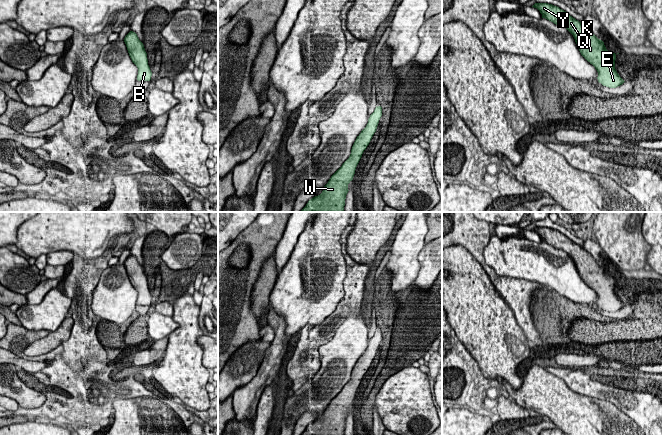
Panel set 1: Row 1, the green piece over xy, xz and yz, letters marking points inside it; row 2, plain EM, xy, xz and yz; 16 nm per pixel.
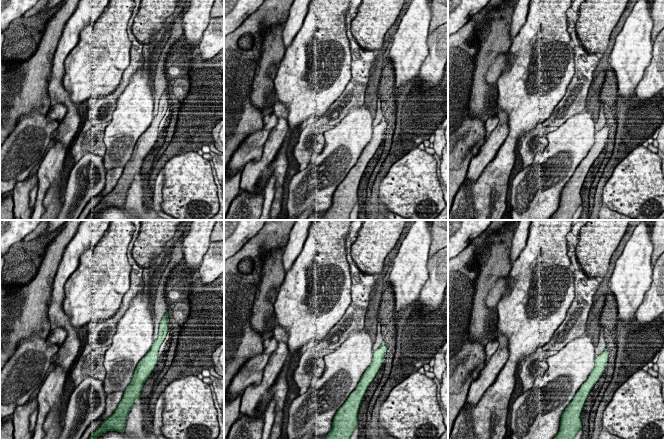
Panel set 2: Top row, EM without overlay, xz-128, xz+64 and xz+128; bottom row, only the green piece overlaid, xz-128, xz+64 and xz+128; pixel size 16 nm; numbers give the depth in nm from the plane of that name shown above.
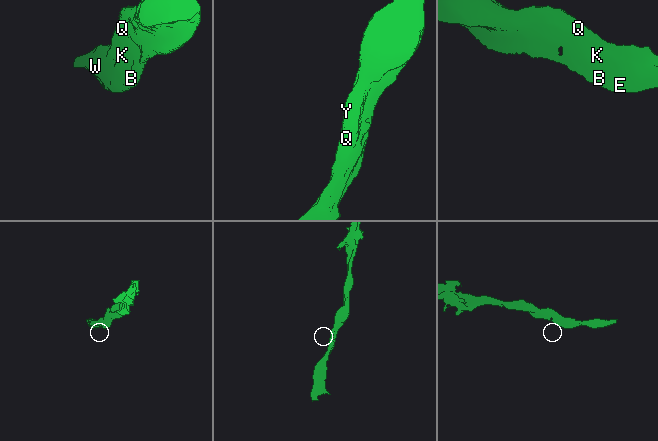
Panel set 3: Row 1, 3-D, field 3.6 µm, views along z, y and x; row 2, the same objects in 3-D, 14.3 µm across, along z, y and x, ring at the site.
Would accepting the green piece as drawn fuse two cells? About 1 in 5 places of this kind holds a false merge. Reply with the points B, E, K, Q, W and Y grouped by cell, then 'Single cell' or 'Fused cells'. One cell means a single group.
Groups: B E K Q W Y. Single cell

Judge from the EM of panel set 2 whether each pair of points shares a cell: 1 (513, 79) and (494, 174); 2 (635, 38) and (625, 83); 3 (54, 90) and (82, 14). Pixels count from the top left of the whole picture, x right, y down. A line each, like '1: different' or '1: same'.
1: same
2: same
3: same

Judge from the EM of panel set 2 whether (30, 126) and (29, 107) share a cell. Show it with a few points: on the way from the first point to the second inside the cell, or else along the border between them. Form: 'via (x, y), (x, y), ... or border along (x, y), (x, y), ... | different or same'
border along (46, 112), (32, 111), (22, 115), (12, 130) | different

